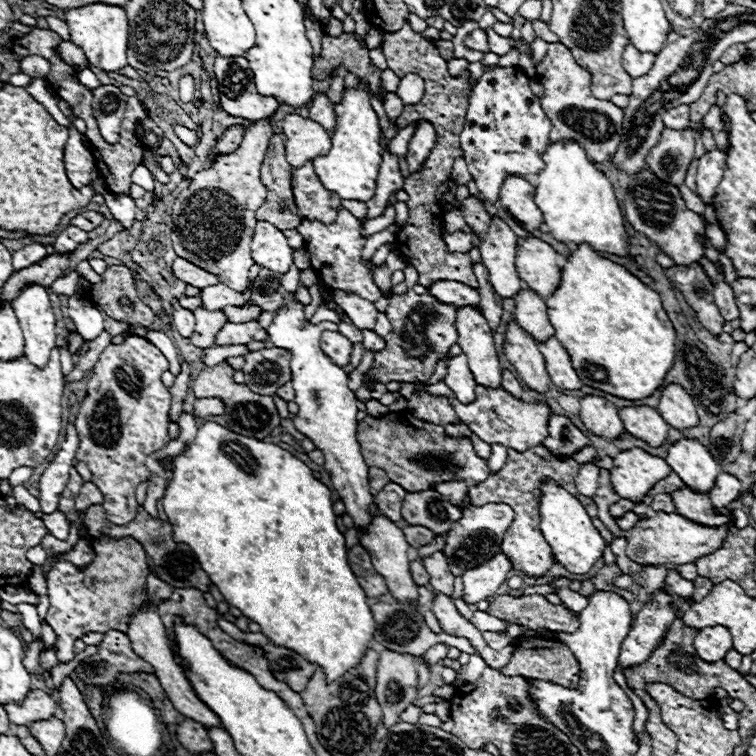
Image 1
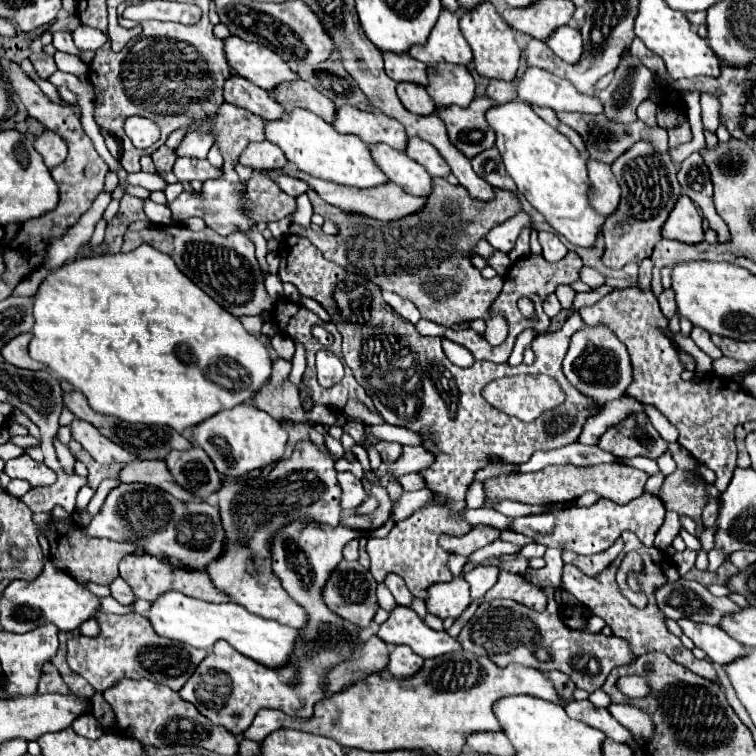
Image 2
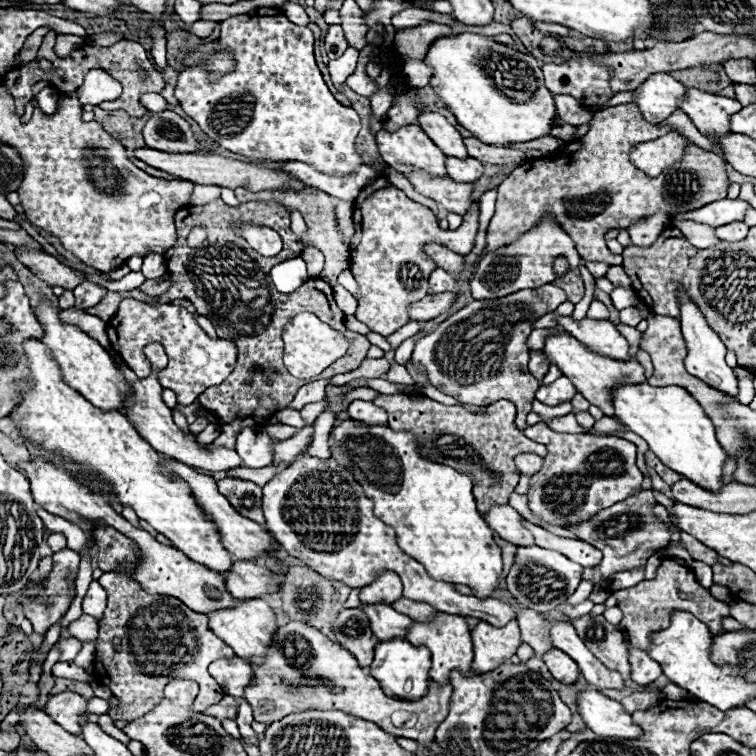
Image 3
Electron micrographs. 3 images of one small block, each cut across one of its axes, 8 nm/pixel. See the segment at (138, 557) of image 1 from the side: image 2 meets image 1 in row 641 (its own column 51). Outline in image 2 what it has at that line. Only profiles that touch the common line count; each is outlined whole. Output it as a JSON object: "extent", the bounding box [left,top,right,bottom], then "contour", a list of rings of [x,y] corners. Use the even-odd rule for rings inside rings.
{"extent":[30,52,58,80],"contour":[[[40,52],[40,54],[30,54],[30,62],[32,62],[36,74],[38,74],[40,78],[44,78],[44,80],[50,78],[50,76],[58,70],[54,58],[48,56],[48,54],[44,54],[44,52]]]}

